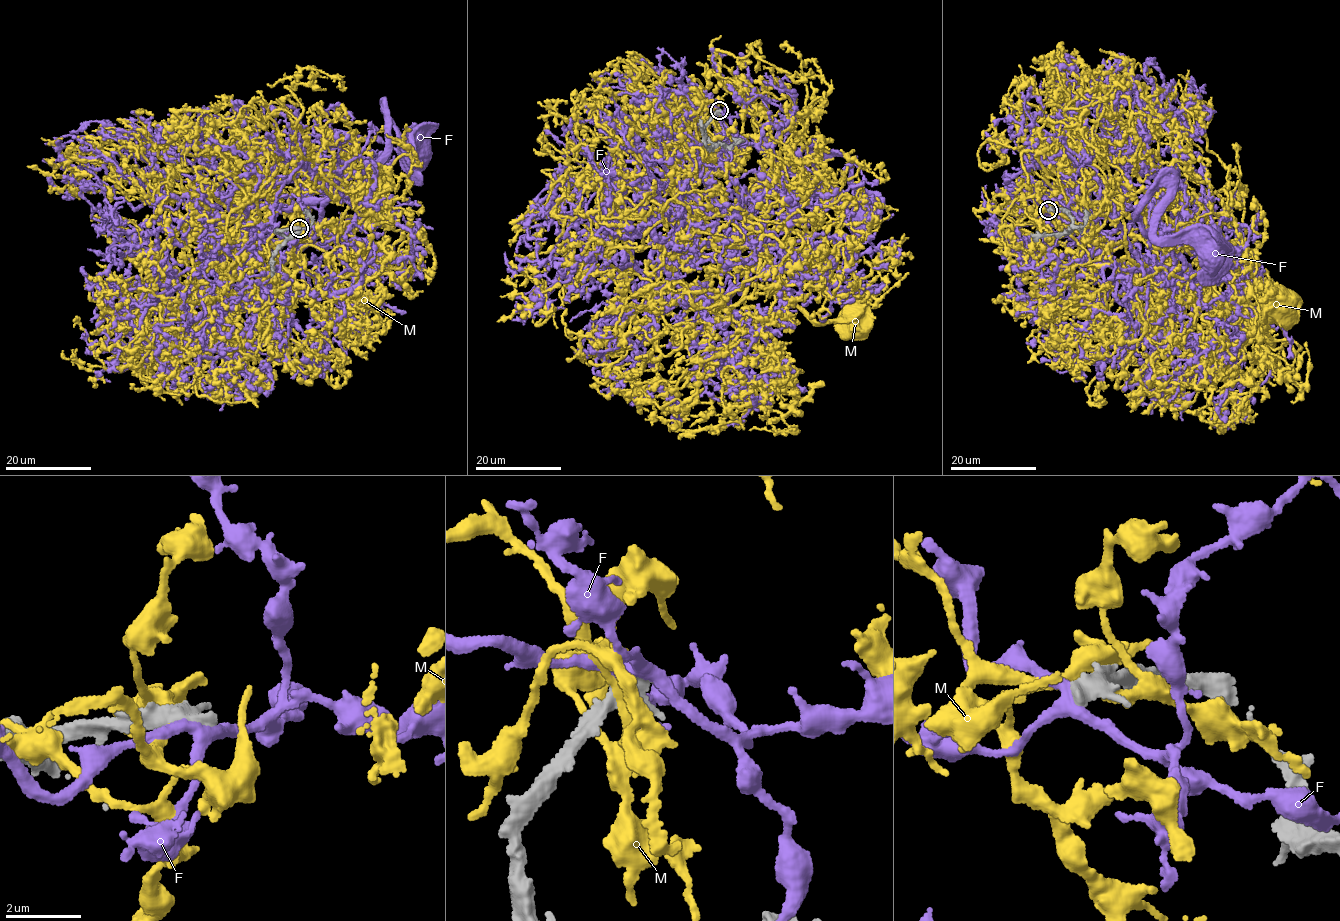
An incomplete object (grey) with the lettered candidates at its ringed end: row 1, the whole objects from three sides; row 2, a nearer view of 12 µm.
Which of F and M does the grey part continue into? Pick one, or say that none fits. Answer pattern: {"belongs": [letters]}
{"belongs": []}

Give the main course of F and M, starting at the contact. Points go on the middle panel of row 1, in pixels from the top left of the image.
F: (717, 110), (692, 108), (679, 134), (703, 254), (733, 242), (810, 141), (815, 159), (845, 156), (867, 207)
M: (716, 113), (684, 91), (701, 176), (762, 235), (740, 300), (690, 329), (757, 283), (815, 323), (855, 319)

